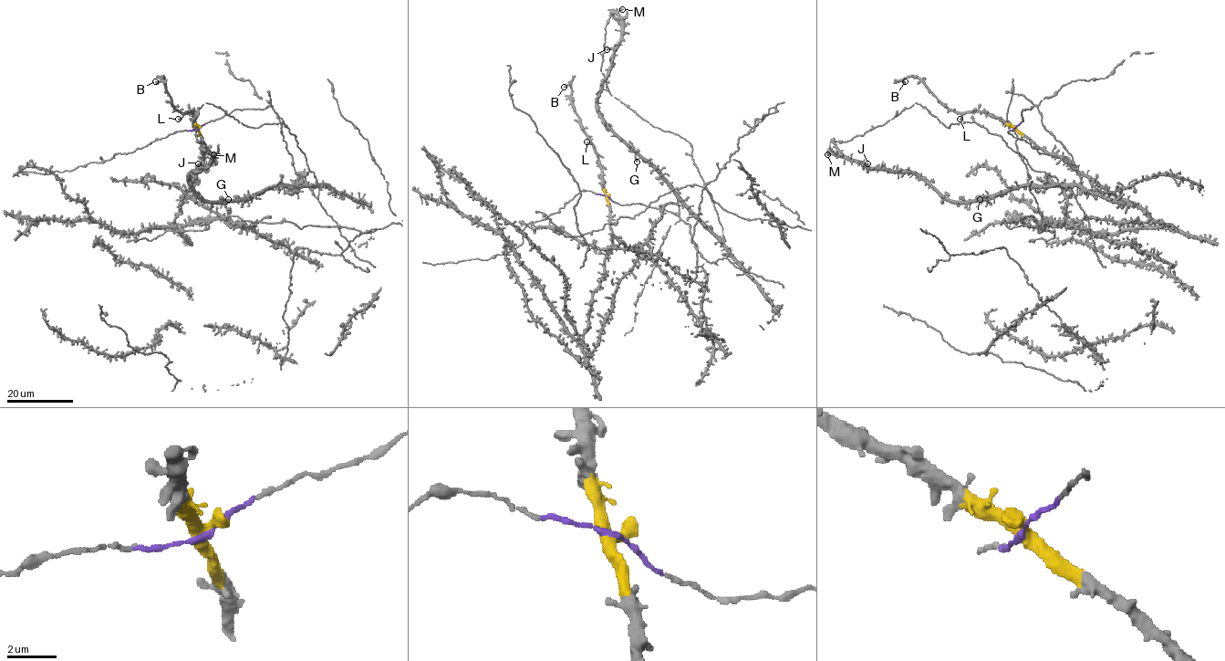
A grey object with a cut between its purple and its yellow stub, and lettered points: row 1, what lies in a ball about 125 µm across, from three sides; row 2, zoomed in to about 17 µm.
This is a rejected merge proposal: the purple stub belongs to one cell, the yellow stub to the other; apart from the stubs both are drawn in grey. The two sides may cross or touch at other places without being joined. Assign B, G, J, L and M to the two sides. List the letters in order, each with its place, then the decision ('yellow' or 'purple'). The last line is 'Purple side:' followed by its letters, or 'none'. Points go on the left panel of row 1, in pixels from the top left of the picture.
B: at (155, 81); yellow
G: at (228, 199); purple
J: at (198, 163); purple
L: at (178, 119); yellow
M: at (213, 154); purple
Purple side: G, J, M

